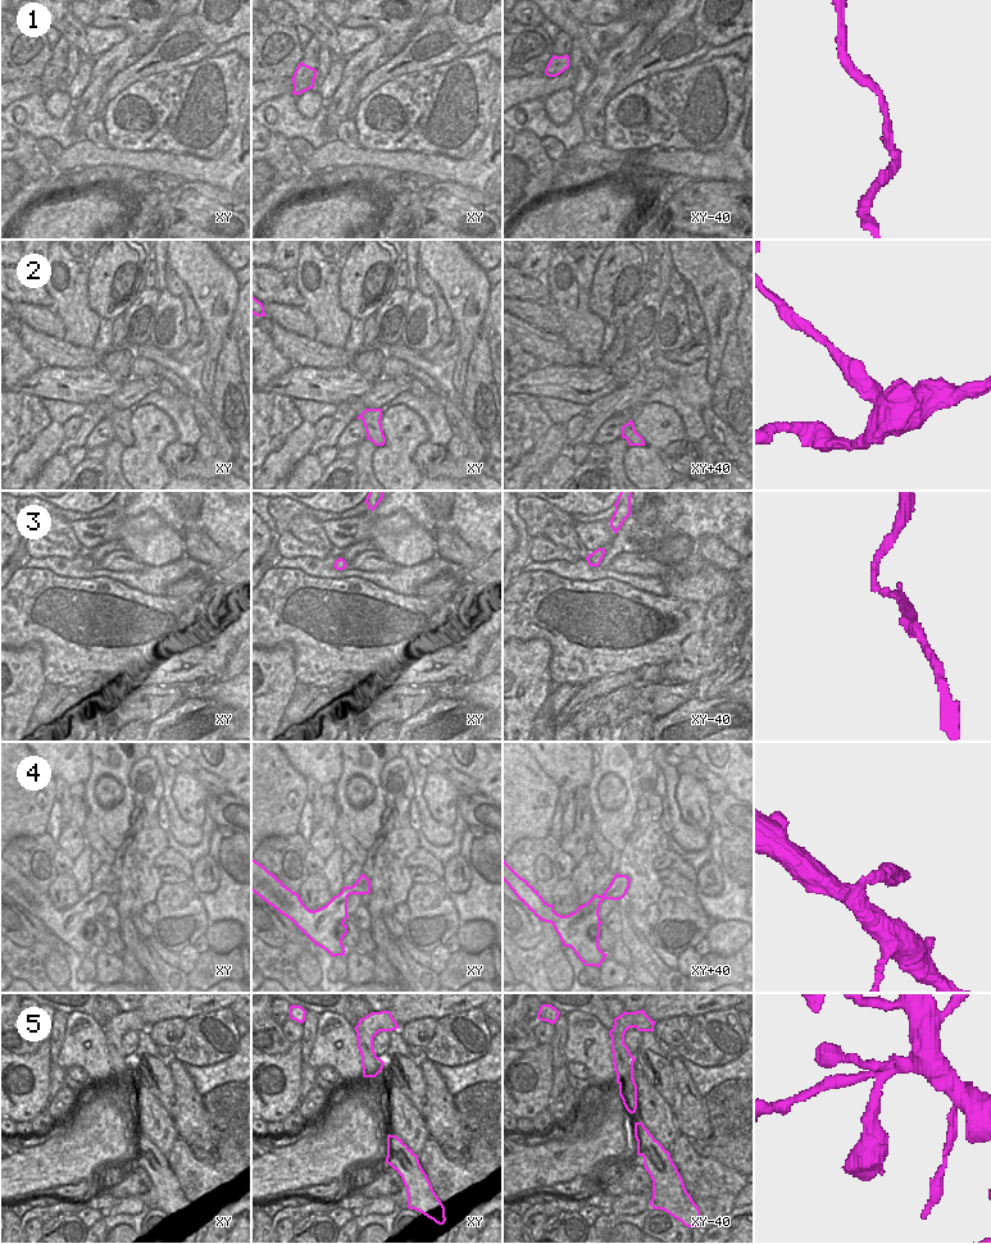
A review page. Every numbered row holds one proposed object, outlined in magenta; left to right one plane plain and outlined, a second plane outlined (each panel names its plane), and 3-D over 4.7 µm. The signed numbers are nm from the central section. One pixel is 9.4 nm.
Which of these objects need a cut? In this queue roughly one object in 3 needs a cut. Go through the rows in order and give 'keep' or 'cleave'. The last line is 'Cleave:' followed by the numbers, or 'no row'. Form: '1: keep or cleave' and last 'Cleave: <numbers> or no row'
1: keep
2: cleave
3: keep
4: keep
5: keep
Cleave: 2

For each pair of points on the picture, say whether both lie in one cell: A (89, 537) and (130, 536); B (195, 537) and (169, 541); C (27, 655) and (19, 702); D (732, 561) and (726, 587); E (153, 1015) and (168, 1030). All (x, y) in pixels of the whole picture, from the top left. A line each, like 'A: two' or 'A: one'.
A: one
B: two
C: one
D: two
E: two

